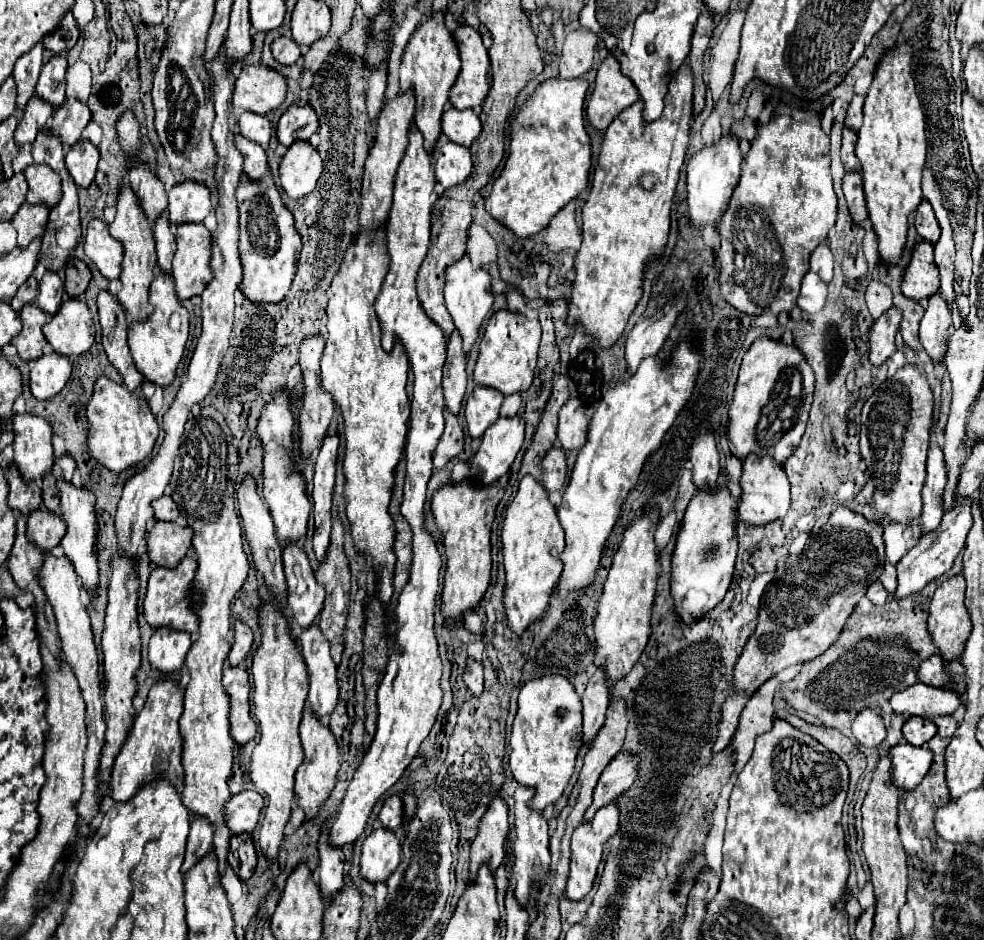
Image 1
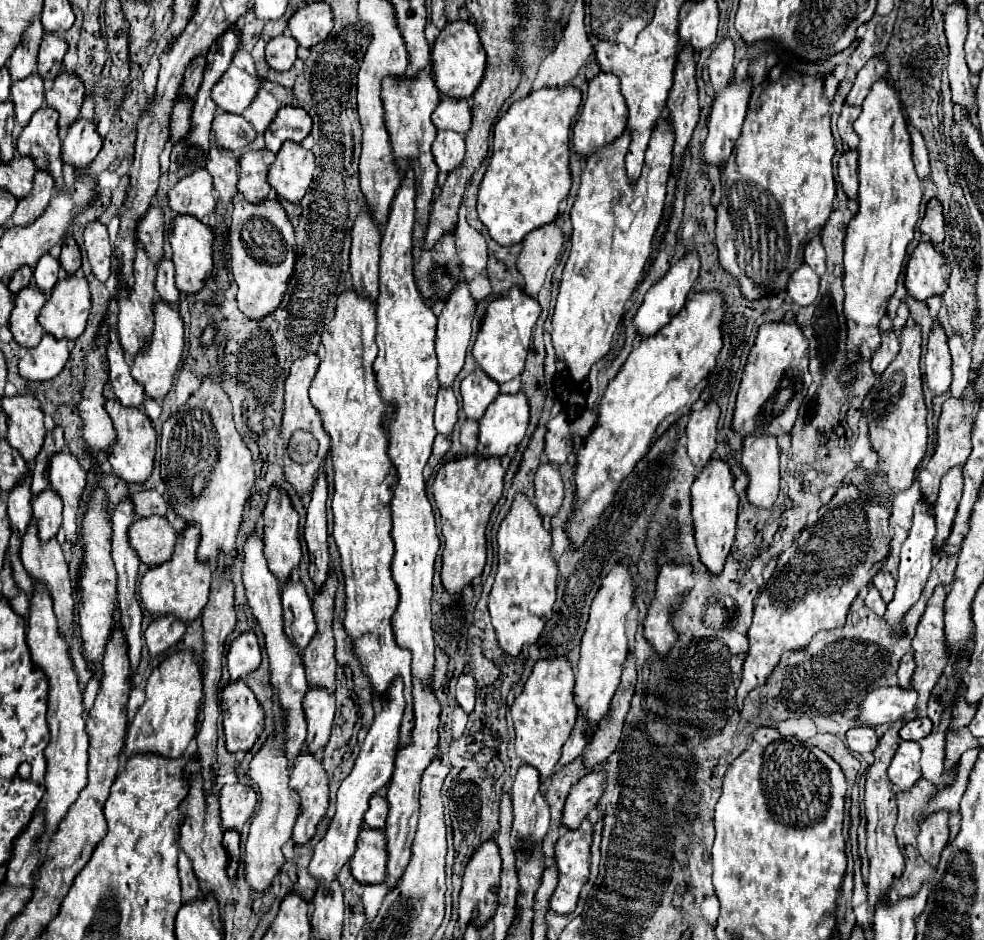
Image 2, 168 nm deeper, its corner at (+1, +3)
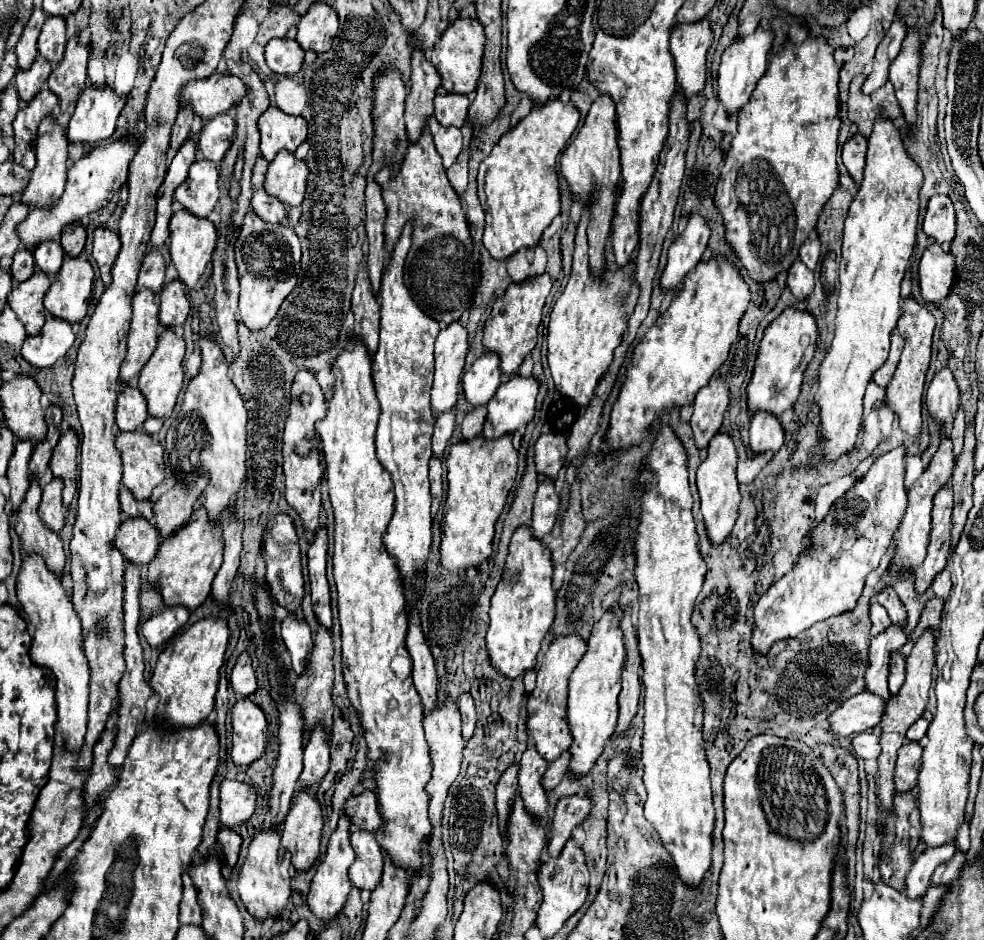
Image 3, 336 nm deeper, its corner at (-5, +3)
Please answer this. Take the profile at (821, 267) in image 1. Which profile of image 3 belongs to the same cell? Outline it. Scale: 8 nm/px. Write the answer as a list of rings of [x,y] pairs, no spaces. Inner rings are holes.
[[[812,231],[808,241],[804,241],[804,245],[800,247],[800,261],[804,261],[808,269],[816,269],[818,259],[820,259],[820,239],[818,233]]]

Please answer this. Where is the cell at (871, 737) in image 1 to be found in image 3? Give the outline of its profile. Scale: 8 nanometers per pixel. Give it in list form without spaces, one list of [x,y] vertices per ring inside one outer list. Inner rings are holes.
[[[864,731],[852,739],[852,747],[862,759],[876,759],[880,755],[880,739],[872,731]]]

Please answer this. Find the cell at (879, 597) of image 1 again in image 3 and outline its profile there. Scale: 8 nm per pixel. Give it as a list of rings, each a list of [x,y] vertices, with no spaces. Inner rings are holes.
[[[870,603],[870,619],[872,619],[872,635],[874,633],[882,633],[886,629],[886,625],[890,625],[890,617],[888,611],[884,607],[880,607],[880,603]]]

